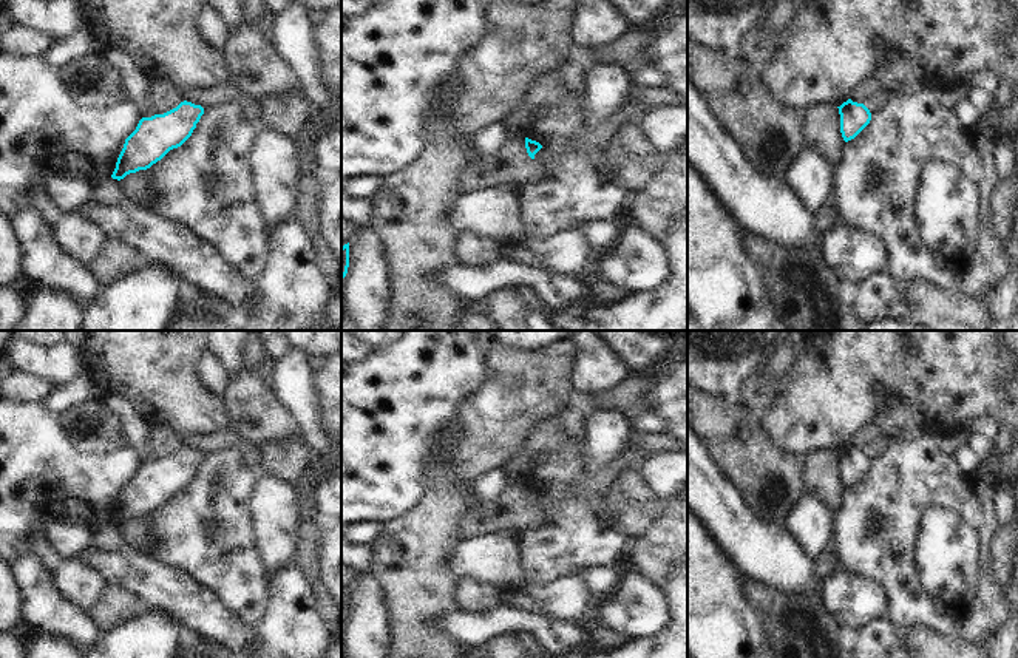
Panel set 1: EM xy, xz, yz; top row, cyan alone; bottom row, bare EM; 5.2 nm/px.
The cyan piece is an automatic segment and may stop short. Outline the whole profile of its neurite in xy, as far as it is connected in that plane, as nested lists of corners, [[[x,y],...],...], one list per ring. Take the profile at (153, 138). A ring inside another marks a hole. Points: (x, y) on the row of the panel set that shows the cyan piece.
[[[184,100],[164,114],[142,117],[125,139],[111,178],[120,181],[130,173],[150,168],[192,136],[202,114],[201,105]]]

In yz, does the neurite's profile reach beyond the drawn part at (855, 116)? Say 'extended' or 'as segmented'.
as segmented

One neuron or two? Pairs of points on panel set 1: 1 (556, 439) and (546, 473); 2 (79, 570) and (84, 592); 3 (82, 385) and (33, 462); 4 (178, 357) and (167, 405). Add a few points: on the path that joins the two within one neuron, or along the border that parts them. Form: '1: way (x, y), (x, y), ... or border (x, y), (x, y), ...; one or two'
1: way (555, 447), (555, 462), (552, 465); one
2: way (79, 575), (82, 587); one
3: border (42, 403), (56, 416); two
4: way (167, 369), (167, 393); one

